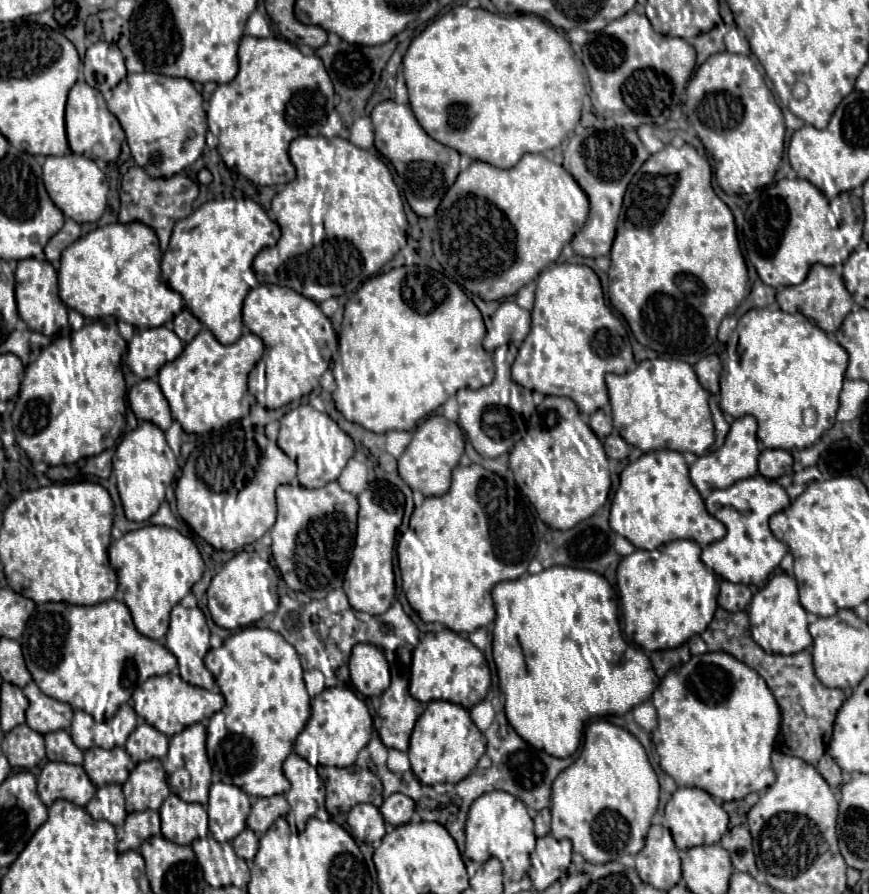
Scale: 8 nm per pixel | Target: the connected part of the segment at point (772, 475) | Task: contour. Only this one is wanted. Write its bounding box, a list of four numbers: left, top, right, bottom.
[758,449,792,479]

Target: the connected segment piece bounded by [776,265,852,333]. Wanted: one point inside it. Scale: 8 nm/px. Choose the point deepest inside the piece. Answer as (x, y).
(823, 298)

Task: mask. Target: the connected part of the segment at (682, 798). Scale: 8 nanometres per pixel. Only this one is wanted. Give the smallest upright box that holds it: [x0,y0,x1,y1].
[666,789,728,849]

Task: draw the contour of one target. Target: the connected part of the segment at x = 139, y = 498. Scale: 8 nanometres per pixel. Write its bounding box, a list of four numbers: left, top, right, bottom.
[112,421,178,523]

